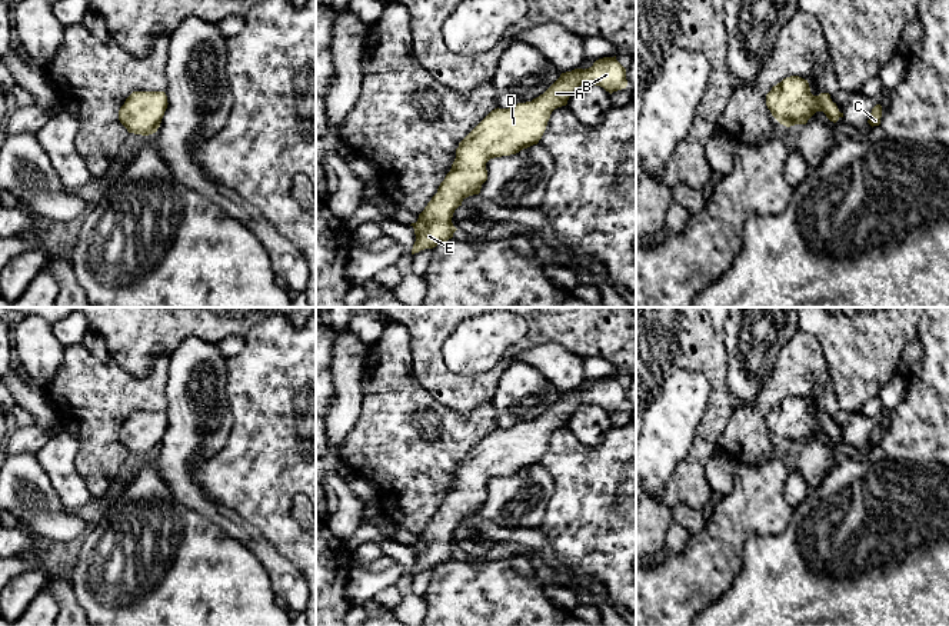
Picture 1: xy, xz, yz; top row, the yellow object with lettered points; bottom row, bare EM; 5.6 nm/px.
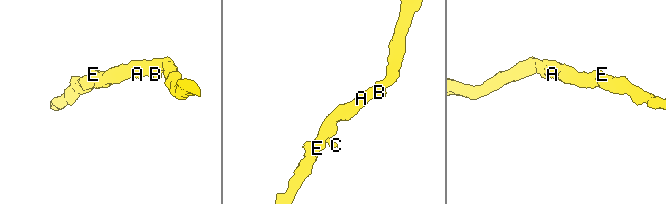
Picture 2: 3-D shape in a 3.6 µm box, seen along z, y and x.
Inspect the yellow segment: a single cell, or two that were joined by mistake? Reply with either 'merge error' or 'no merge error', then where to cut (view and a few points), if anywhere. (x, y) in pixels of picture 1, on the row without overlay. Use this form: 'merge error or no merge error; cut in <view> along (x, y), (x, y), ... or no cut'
no merge error; no cut

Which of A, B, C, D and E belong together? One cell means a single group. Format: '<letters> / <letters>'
A B C D E

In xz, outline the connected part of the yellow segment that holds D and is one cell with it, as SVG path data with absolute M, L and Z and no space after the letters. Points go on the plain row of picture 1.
M616 376L603 377L589 389L562 393L532 422L492 430L459 463L450 492L417 542L410 545L416 555L412 575L452 559L457 550L452 543L453 533L466 517L480 513L482 505L487 500L486 483L537 464L552 432L566 426L573 410L583 404L600 406L612 414L626 409L626 389Z

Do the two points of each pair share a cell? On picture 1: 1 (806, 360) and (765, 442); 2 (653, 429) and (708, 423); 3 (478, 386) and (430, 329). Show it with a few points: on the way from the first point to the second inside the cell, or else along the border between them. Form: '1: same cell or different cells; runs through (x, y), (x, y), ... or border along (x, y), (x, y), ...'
1: same cell; runs through (786, 380), (759, 410), (759, 422)
2: different cells; border along (711, 393), (686, 456)
3: same cell; runs through (458, 386), (430, 362), (430, 349)

